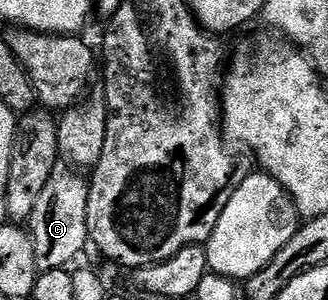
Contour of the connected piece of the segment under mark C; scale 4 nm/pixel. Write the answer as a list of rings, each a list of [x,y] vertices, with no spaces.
[[[58,167],[47,179],[47,187],[39,195],[35,202],[35,211],[31,211],[27,222],[29,238],[35,247],[35,263],[40,271],[63,269],[72,266],[77,256],[84,251],[85,245],[90,244],[89,228],[87,227],[87,199],[89,198],[89,181],[78,170],[72,167]]]

